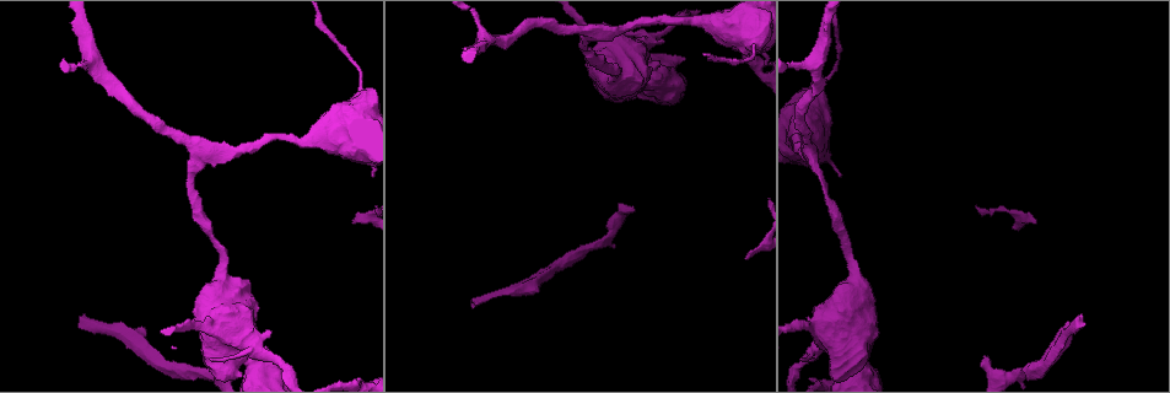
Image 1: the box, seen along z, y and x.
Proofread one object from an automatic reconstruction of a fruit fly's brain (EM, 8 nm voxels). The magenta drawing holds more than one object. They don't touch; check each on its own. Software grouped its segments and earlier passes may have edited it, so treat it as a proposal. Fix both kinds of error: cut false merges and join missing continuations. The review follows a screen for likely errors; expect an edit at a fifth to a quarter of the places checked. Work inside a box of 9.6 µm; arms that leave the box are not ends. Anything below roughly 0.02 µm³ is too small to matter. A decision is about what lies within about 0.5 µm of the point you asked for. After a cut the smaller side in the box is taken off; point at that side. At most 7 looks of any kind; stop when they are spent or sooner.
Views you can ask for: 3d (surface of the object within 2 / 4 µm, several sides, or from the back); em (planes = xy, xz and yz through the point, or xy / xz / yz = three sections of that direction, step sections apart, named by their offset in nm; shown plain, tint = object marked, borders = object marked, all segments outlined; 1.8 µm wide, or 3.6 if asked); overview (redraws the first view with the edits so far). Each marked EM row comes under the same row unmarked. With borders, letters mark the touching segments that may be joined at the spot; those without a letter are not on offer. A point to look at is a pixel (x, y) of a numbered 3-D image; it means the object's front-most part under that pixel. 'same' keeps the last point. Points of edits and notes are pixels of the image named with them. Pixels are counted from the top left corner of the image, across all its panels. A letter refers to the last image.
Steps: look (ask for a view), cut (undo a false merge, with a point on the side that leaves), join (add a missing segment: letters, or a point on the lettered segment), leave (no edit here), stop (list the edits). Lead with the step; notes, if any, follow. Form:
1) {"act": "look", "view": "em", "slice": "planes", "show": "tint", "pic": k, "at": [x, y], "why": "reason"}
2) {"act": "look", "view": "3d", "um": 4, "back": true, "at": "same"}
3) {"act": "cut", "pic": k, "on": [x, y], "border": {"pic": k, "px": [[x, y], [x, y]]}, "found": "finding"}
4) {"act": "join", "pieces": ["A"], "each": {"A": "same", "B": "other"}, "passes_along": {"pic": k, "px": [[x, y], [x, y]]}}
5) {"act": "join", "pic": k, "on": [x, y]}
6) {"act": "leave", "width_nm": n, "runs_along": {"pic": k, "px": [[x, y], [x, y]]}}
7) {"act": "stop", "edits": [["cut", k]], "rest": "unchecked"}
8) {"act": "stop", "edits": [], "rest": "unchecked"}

{"act": "look", "view": "em", "slice": "planes", "show": "borders", "pic": 1, "at": [989, 358], "why": "an open end"}

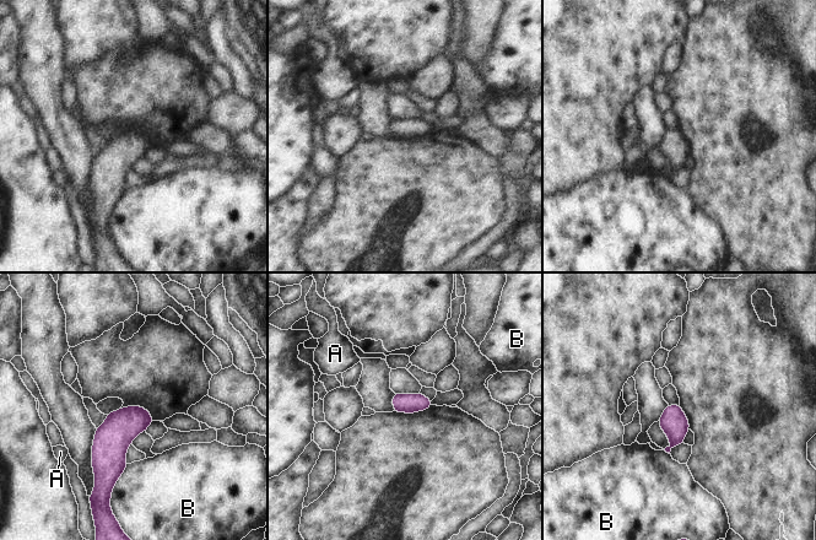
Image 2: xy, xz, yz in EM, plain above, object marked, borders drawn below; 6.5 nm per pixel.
{"act": "leave", "width_nm": 130, "each": {"A": "other", "B": "other"}, "border": {"pic": 2, "px": [[128, 464], [111, 493]]}, "found": "no lettered segment goes on from it"}

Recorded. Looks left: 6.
{"act": "look", "view": "em", "slice": "xy", "step": 16, "show": "tint", "pic": 1, "at": [79, 324], "why": "end of a long branch"}

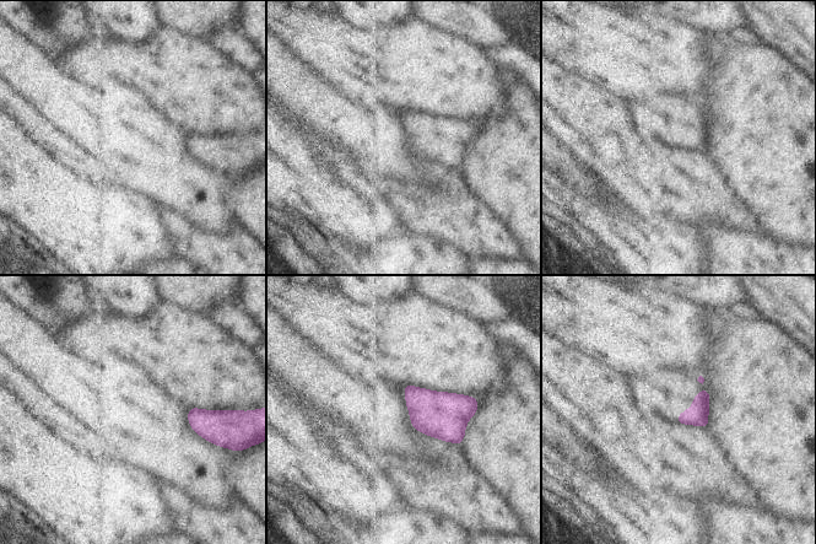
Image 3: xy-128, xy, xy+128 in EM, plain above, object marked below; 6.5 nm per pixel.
{"act": "look", "view": "em", "slice": "xy", "step": 16, "show": "borders", "at": "same", "why": "what lies round it"}

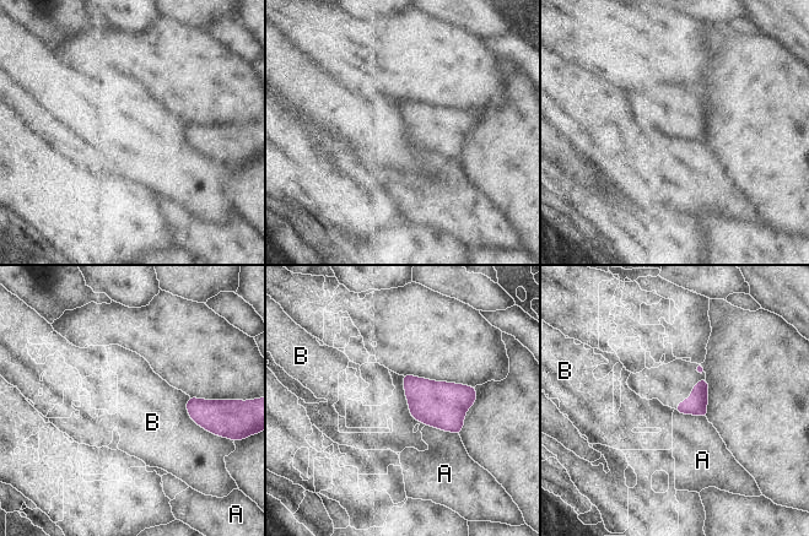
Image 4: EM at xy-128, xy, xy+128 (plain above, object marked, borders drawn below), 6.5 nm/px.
{"act": "leave", "width_nm": 110, "each": {"A": "other", "B": "other"}, "border": {"pic": 4, "px": [[402, 375], [409, 413], [425, 424]]}, "found": "no lettered segment goes on from it"}

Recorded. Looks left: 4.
{"act": "look", "view": "em", "slice": "xz", "step": 4, "show": "tint", "pic": 1, "at": [754, 56]}

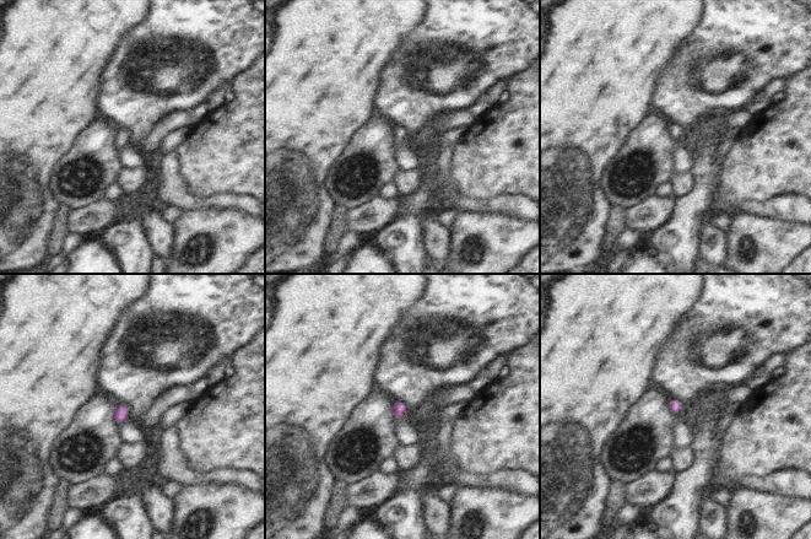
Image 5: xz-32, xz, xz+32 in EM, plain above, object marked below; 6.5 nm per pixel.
{"act": "look", "view": "em", "slice": "planes", "show": "borders", "at": "same"}

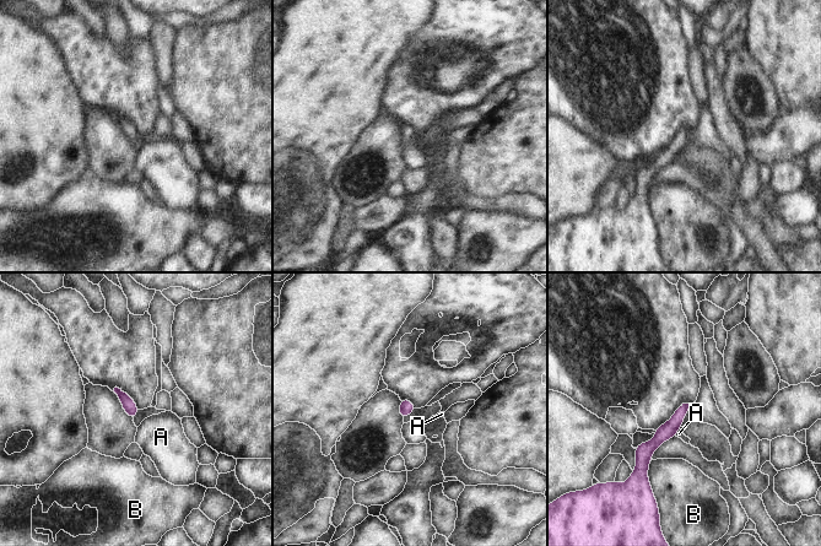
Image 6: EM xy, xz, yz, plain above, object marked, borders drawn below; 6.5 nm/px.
{"act": "leave", "each": {"A": "other", "B": "other"}, "runs_along": {"pic": 6, "px": [[685, 406], [638, 466]]}, "found": "one neuron here"}

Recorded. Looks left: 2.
{"act": "stop", "edits": [], "rest": "unchecked"}

